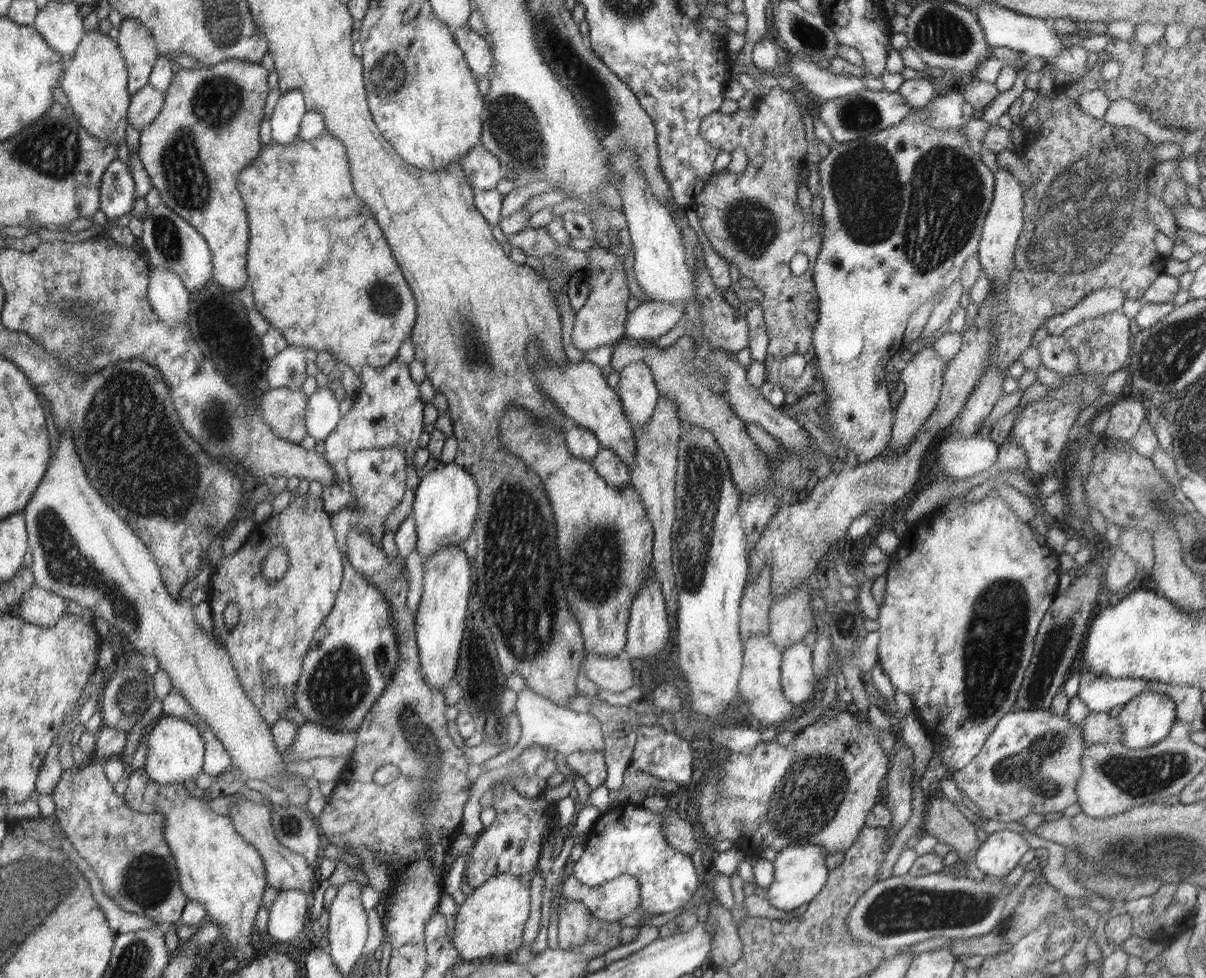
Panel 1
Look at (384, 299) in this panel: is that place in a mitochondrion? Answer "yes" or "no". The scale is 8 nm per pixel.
yes

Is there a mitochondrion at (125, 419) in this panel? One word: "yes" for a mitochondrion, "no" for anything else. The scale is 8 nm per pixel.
yes

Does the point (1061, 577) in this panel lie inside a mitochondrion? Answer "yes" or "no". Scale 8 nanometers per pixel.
no

